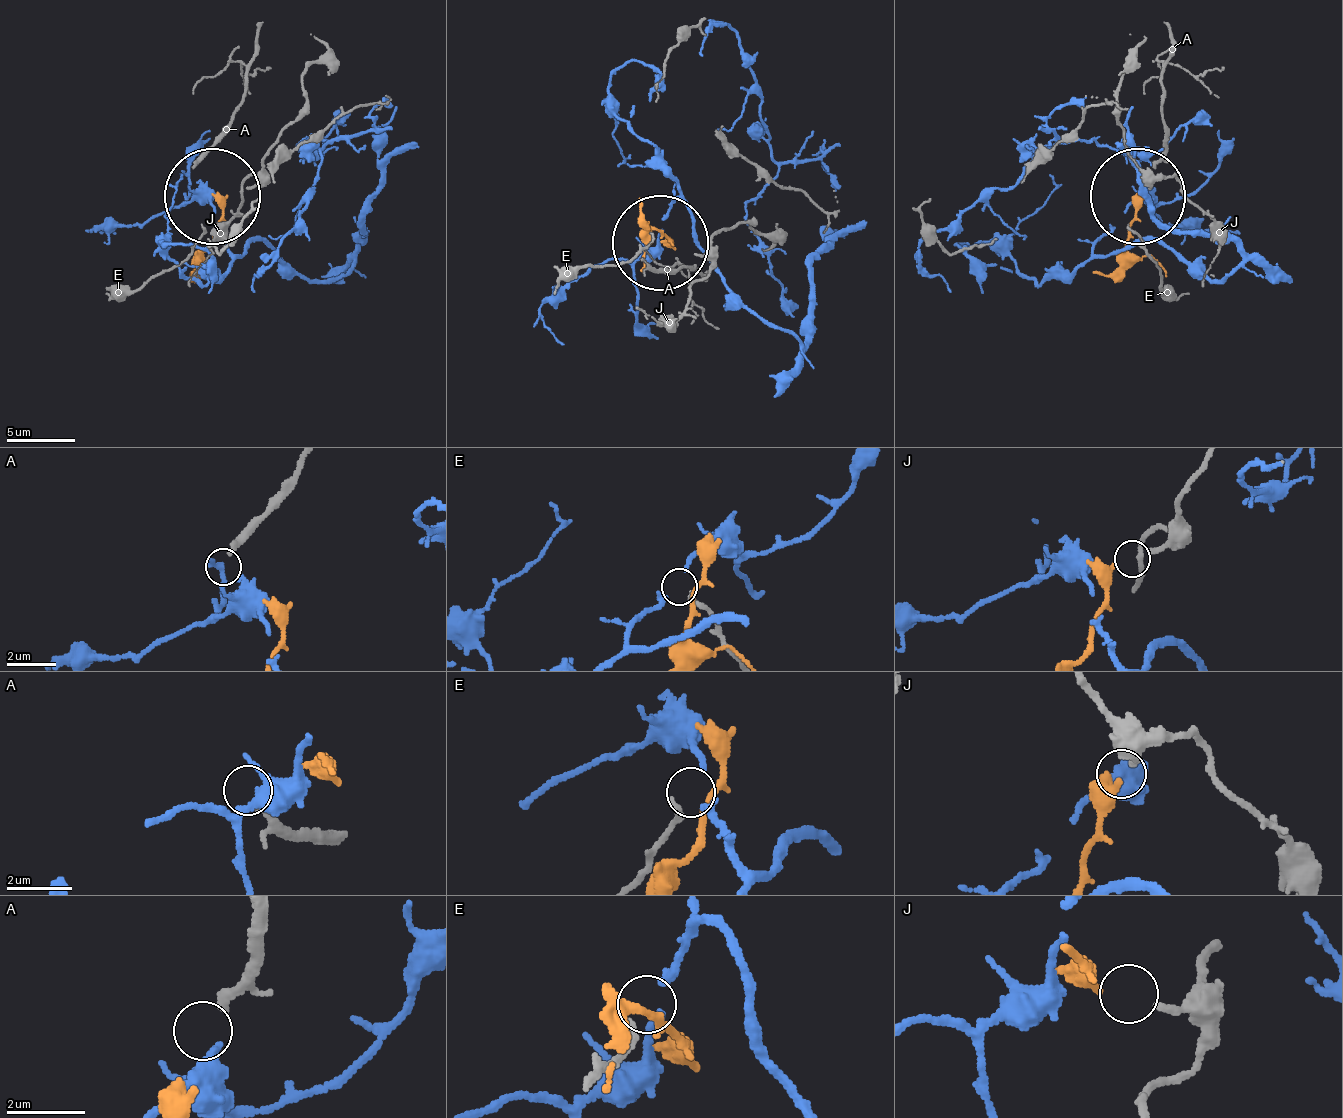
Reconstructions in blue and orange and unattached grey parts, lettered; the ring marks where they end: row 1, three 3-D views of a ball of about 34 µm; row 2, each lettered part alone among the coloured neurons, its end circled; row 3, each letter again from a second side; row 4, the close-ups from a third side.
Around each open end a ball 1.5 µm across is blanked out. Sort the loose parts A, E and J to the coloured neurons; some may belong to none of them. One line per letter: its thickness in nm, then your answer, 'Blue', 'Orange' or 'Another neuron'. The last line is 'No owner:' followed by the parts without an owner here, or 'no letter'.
A: Thickness 160 nm. Another neuron
E: Thickness 190 nm. Blue
J: Thickness 180 nm. Orange
No owner: A

